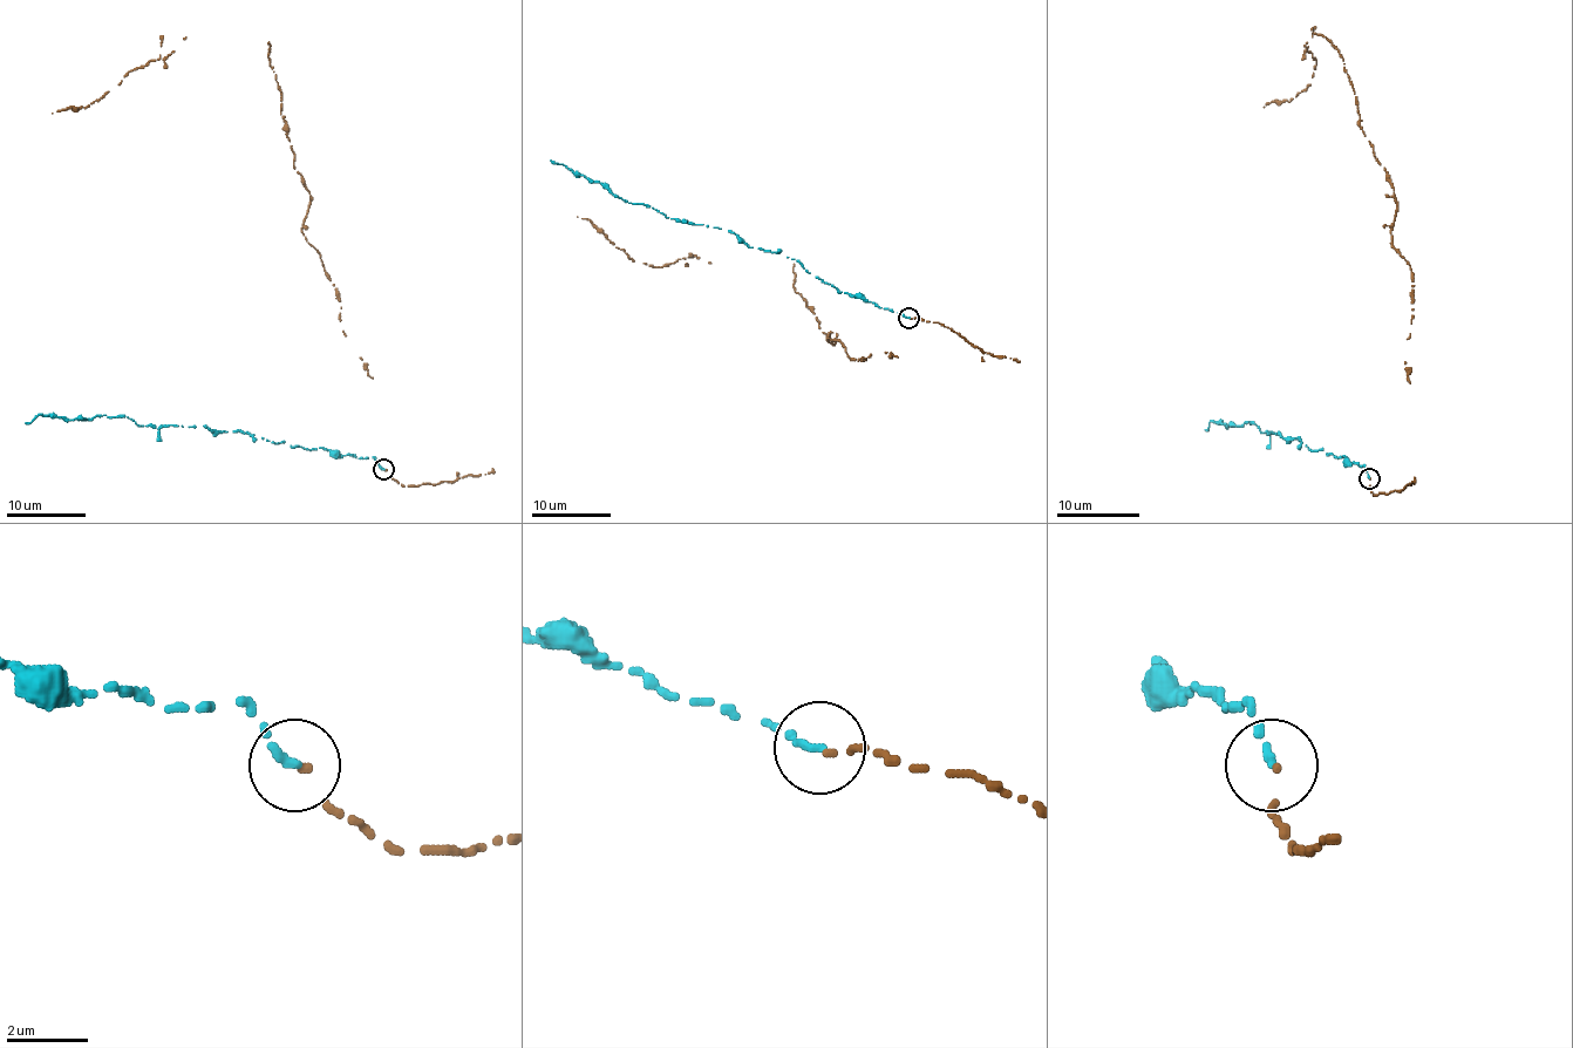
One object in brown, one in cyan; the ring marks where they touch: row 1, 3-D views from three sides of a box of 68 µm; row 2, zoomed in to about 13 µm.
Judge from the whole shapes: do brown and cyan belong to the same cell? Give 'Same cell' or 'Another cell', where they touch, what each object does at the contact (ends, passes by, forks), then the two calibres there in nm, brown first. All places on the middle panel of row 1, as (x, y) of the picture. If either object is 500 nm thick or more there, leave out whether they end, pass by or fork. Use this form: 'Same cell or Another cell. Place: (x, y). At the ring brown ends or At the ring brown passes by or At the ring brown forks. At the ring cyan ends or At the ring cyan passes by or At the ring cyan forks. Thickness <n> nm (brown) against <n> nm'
Same cell. Place: (908, 318). At the ring brown ends. At the ring cyan ends. Thickness 130 nm (brown) against 200 nm

